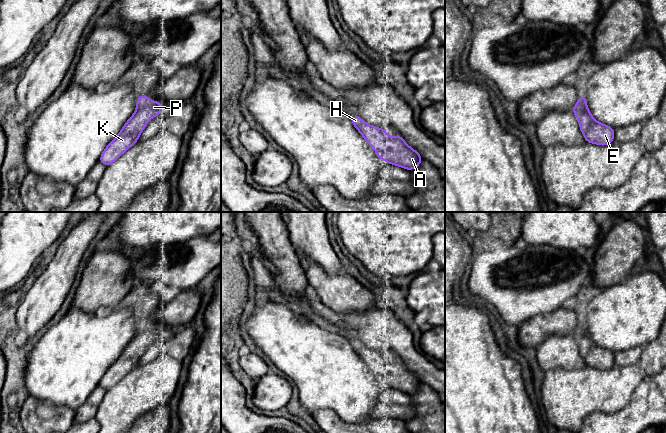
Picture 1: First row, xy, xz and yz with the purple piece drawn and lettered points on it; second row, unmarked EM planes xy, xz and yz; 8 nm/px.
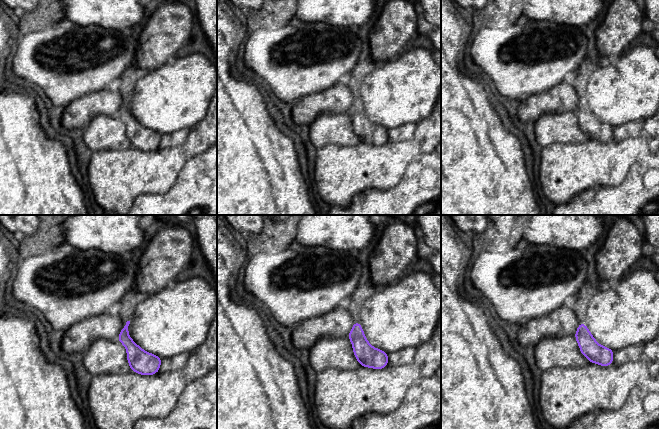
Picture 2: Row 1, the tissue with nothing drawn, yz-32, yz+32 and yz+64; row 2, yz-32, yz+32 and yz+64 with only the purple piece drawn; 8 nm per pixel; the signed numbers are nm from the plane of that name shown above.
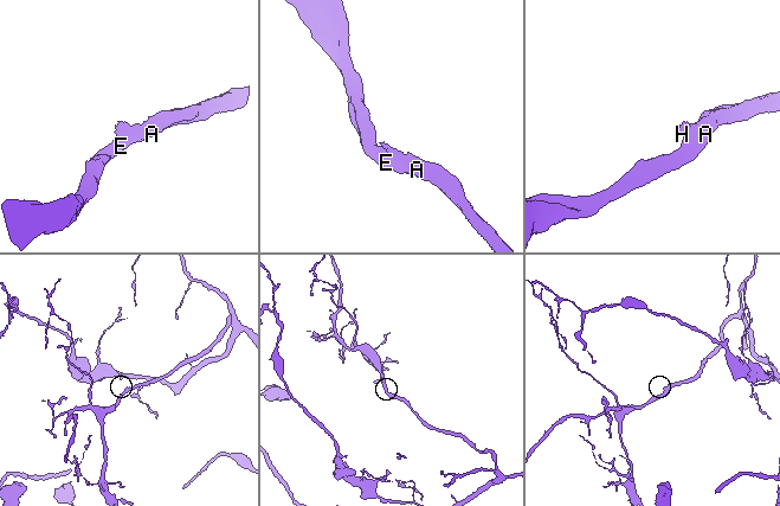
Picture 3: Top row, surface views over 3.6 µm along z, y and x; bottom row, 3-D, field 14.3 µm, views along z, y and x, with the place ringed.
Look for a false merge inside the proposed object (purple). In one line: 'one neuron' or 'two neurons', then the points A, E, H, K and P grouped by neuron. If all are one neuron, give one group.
one neuron | A E H K P

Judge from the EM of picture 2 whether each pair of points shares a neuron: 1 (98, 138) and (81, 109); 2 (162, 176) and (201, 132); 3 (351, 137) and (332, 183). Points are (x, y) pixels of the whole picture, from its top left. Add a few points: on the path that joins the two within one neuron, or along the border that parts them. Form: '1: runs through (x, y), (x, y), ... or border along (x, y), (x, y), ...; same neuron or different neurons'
1: border along (111, 115), (98, 114), (82, 130); different neurons
2: border along (183, 145), (188, 158); different neurons
3: border along (359, 141), (353, 145), (328, 144), (325, 147); different neurons

